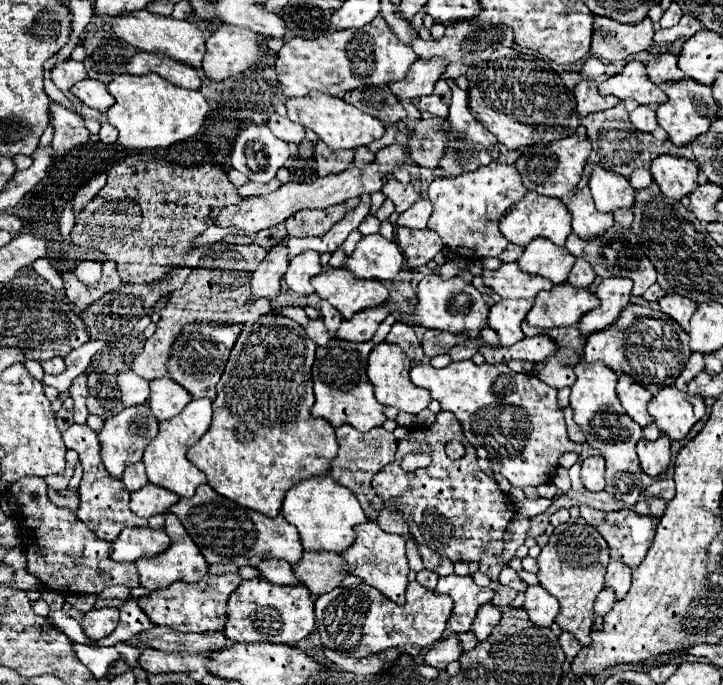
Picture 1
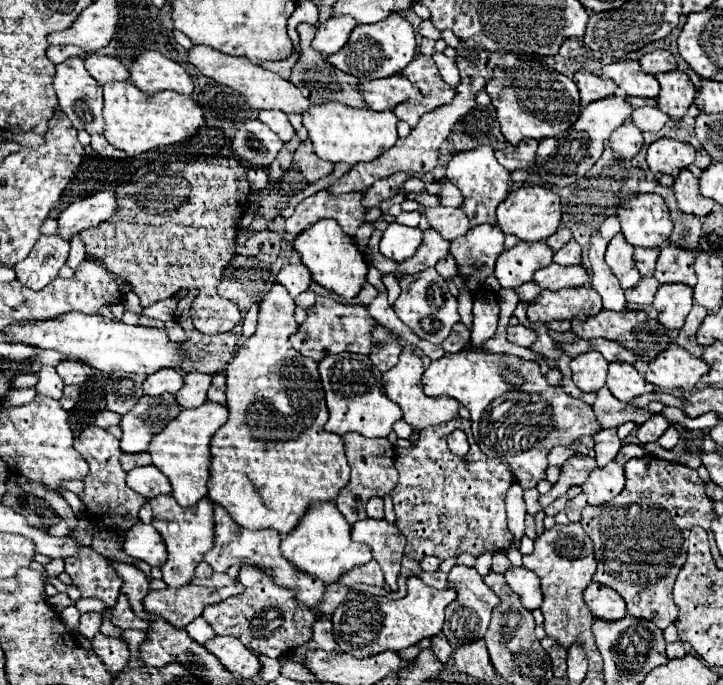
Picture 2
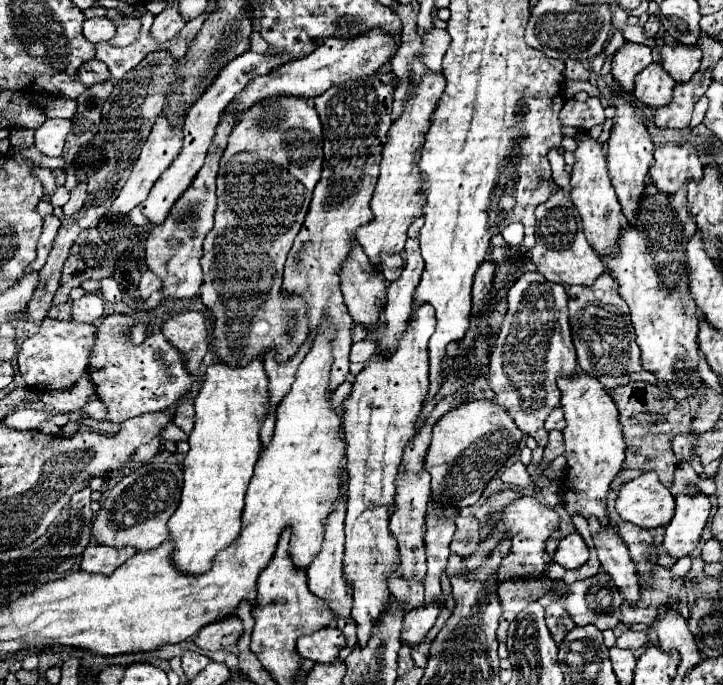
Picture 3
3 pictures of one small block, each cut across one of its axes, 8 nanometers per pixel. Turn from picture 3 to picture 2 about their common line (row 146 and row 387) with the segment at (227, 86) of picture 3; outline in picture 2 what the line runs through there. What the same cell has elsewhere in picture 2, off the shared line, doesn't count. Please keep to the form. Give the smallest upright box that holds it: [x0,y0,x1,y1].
[176,372,212,408]

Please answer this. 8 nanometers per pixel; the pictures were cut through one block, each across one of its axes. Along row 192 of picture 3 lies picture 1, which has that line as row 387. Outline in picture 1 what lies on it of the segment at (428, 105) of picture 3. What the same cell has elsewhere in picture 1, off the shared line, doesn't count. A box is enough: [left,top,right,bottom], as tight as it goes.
[366,344,430,414]

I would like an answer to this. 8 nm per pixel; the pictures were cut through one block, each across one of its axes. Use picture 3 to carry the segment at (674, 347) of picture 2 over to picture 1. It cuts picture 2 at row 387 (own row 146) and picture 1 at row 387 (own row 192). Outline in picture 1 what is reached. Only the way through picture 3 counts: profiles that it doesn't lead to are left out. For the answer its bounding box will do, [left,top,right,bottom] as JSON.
[648,386,704,442]

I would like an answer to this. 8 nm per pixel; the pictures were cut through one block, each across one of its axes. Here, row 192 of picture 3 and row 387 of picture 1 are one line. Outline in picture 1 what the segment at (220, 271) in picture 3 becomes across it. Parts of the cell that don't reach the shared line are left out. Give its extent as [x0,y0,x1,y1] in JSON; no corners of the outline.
[186,314,338,518]

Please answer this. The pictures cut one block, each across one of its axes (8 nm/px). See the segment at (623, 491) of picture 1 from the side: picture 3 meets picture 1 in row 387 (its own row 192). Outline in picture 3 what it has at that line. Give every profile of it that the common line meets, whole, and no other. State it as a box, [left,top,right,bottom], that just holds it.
[570,128,624,256]

